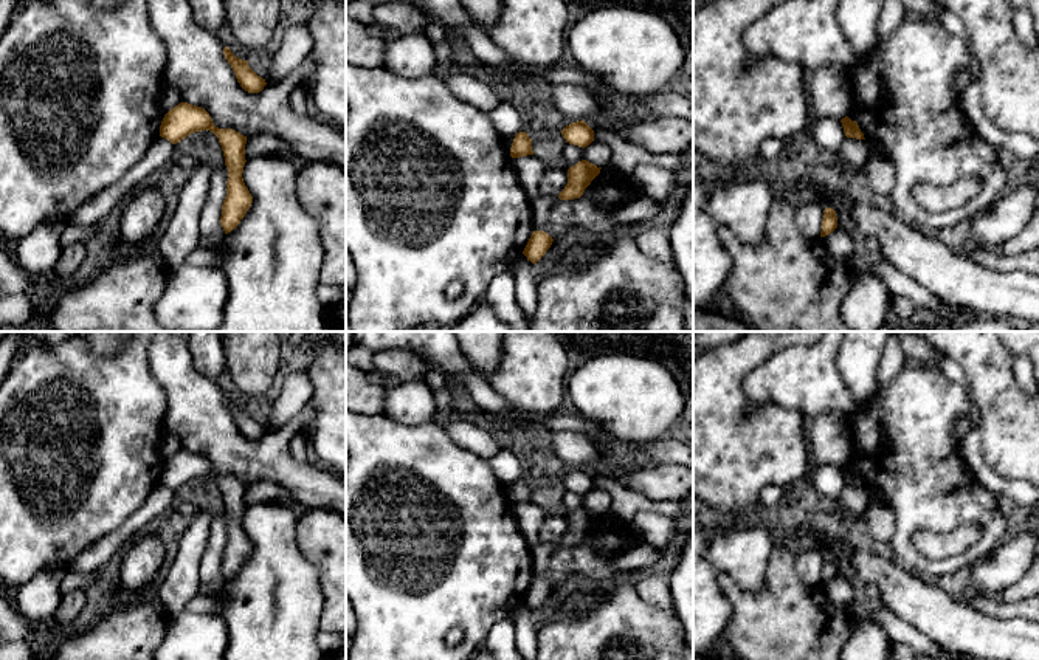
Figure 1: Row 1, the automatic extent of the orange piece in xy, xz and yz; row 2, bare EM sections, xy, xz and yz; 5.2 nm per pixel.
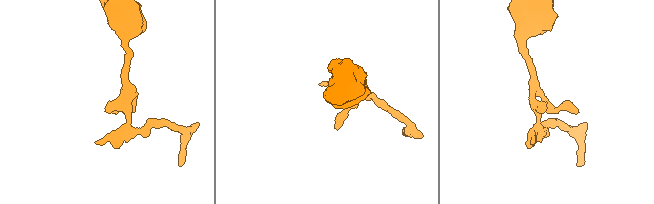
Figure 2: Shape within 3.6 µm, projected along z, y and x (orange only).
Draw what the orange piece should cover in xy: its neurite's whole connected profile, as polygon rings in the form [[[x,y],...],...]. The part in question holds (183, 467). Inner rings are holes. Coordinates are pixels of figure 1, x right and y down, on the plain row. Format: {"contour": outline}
{"contour": [[[180,449],[169,457],[160,473],[160,483],[172,491],[180,490],[195,479],[212,479],[222,493],[225,513],[228,516],[226,544],[222,552],[220,572],[225,581],[237,575],[253,550],[253,544],[243,530],[247,483],[233,476],[214,473],[209,460],[197,452]]]}

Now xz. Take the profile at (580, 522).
{"contour": [[[582,507],[575,513],[568,516],[568,531],[560,539],[560,547],[580,545],[591,528],[600,521],[602,514]]]}

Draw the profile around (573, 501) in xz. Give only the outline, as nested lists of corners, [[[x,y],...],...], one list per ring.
[[[566,490],[563,494],[563,507],[566,510],[566,516],[575,513],[578,508],[585,507],[585,496]]]

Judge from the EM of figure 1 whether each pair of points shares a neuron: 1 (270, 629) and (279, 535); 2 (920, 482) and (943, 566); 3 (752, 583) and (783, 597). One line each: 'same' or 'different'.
1: same
2: same
3: different

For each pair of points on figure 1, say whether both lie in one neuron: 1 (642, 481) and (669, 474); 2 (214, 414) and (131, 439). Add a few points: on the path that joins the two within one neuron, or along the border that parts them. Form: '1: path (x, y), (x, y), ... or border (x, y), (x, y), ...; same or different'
1: path (648, 481), (662, 481); same
2: border (162, 389), (166, 398), (166, 425); different

